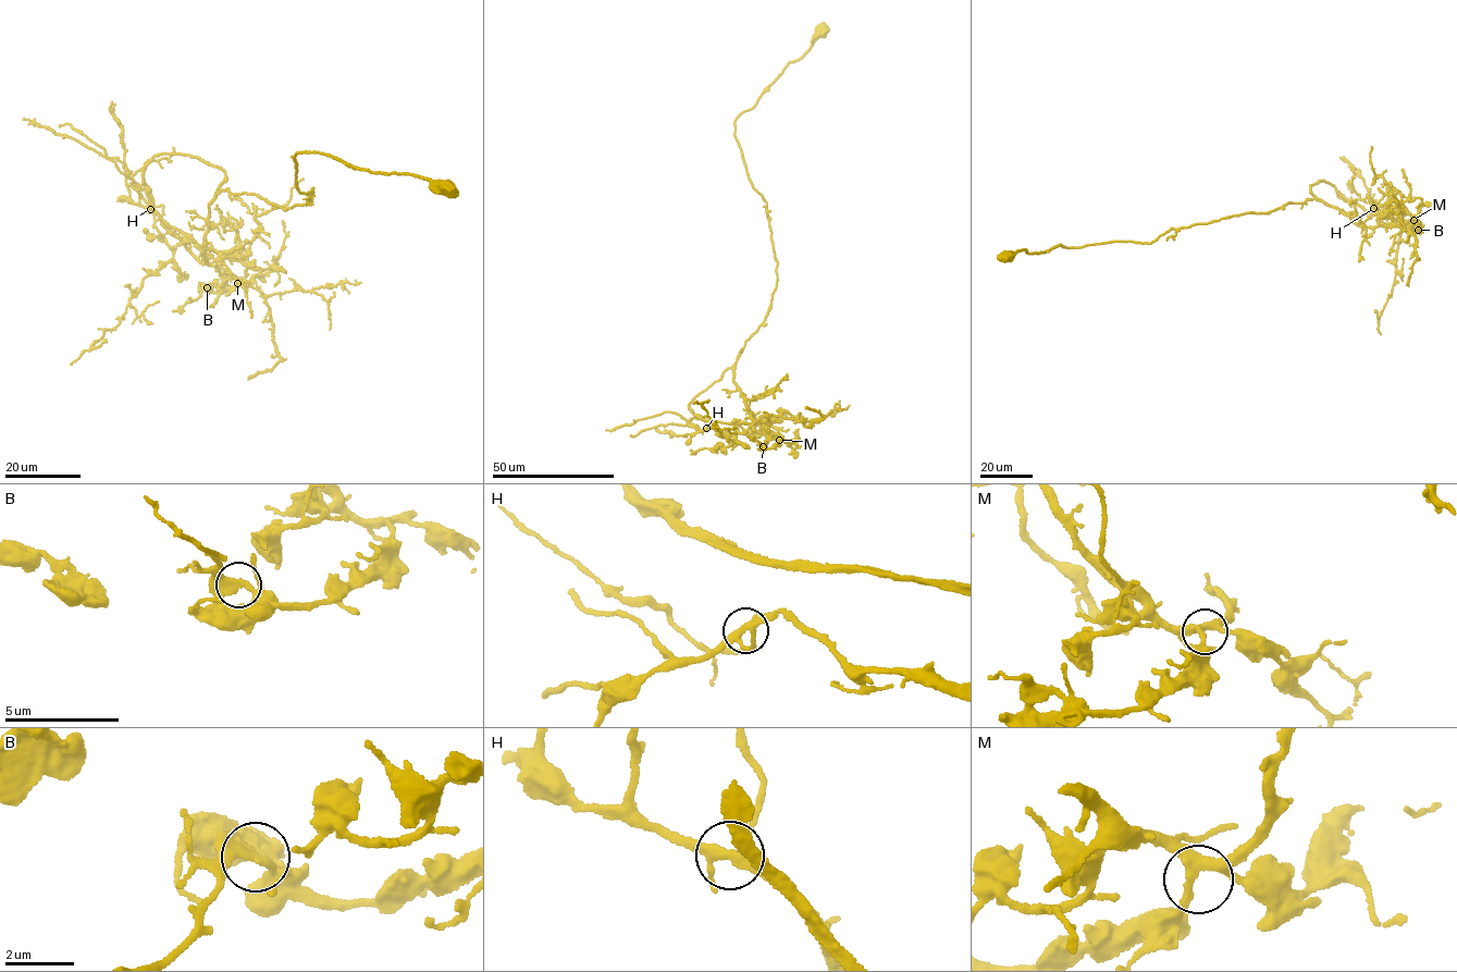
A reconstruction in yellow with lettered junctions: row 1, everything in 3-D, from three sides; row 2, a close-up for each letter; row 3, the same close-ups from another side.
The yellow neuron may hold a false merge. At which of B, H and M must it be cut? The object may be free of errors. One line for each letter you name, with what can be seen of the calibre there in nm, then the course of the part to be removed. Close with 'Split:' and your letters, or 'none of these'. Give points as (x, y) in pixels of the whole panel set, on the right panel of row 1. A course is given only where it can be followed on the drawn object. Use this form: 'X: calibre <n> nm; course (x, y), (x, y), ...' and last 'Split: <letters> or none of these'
Split: none of these

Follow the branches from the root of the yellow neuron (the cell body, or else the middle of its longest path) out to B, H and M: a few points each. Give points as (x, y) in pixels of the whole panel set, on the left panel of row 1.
B: (448, 186), (297, 152), (310, 204), (210, 202), (202, 255), (236, 283), (207, 287)
H: (448, 186), (297, 152), (296, 187), (312, 188), (311, 202), (285, 210), (221, 191), (206, 263), (150, 209)
M: (448, 186), (297, 152), (310, 204), (222, 189), (208, 207), (202, 255), (237, 283)

